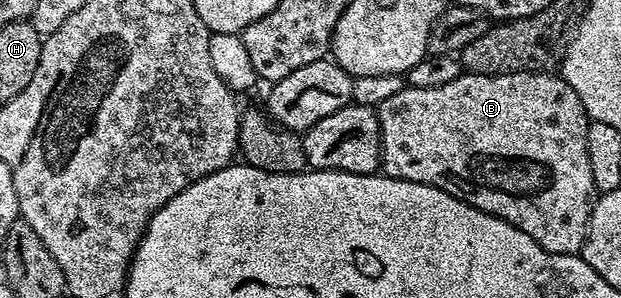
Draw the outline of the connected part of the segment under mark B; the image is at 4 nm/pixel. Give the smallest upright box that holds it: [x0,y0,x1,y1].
[377,71,597,254]

